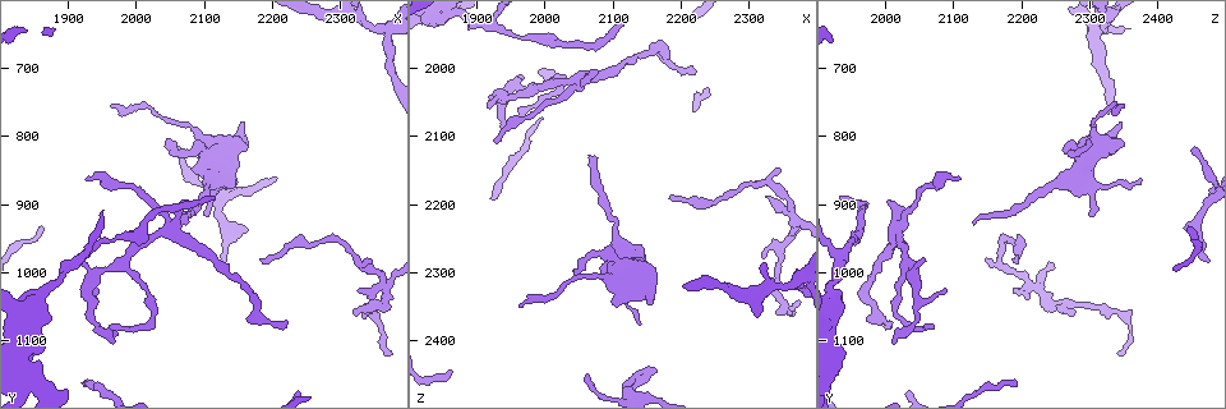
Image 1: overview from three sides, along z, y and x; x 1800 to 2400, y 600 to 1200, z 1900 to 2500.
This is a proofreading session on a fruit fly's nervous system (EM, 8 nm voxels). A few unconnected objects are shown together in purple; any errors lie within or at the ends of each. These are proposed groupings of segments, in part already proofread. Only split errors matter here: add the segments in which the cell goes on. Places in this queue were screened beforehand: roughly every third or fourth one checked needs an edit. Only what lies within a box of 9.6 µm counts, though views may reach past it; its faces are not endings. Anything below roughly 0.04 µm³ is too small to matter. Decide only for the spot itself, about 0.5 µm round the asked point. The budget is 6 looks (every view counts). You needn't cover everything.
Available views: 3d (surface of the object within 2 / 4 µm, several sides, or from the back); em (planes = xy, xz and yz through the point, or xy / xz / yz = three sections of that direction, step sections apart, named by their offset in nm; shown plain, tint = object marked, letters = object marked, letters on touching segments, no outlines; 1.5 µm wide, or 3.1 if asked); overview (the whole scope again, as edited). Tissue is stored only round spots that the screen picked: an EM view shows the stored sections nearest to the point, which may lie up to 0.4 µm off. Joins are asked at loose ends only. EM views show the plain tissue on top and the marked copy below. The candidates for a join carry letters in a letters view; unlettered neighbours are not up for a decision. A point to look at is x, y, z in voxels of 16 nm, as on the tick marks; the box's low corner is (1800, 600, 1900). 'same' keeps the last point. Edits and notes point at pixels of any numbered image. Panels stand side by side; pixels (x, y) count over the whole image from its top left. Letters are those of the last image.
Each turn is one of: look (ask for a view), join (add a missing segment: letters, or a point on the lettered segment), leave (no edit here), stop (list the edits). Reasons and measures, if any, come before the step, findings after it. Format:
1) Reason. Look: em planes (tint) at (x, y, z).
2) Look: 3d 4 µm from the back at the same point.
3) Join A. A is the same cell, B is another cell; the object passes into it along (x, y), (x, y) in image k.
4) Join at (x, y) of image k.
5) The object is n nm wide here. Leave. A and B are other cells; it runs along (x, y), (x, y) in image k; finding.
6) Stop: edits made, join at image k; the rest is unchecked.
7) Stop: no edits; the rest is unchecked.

Thick end. Look: em planes (tint) at (2155, 780, 2350).

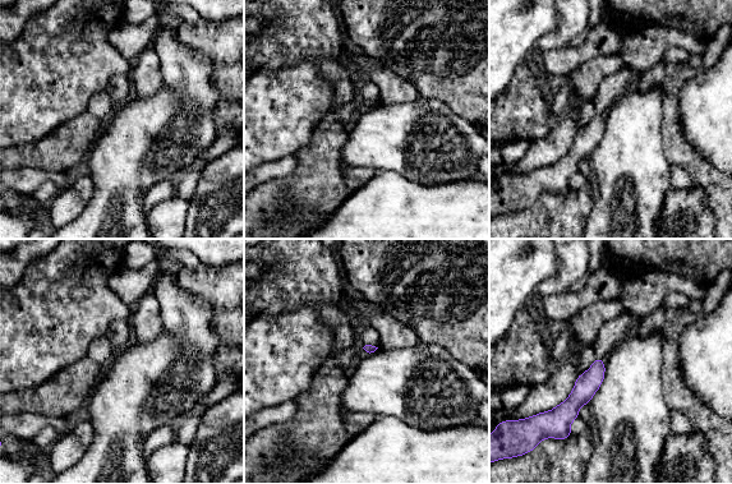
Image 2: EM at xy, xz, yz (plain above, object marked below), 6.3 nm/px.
Look: em planes (letters) at the same point.

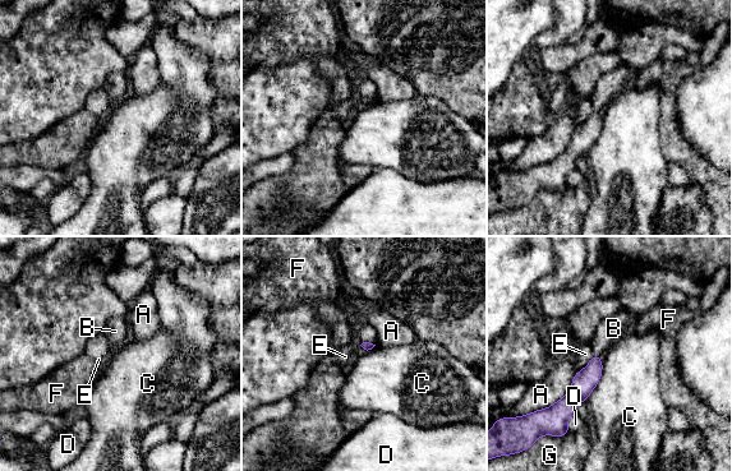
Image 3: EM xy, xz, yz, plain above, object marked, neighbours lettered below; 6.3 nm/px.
Join B. B is the same cell, A, C, D, E, F and G are other cells; the object passes into it along (584, 382), (597, 355), (613, 328) in image 3; the cell continues.

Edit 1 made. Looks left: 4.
Tapers out. Look: em planes (tint) at (2045, 815, 2300).

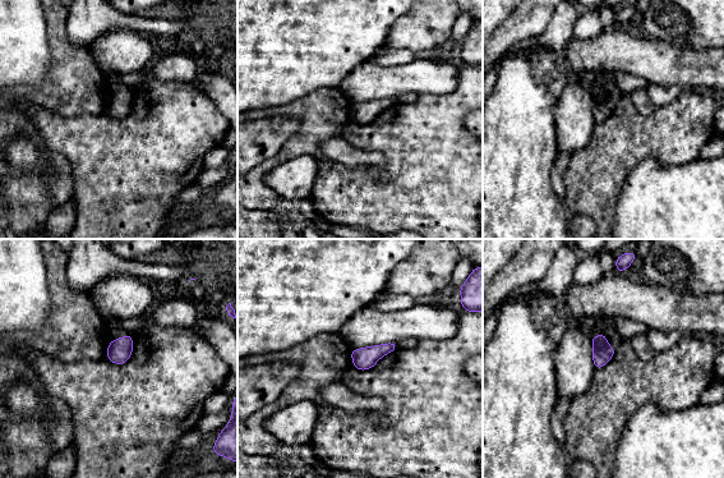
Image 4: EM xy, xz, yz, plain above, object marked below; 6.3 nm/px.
What lies round it. Look: em planes (letters) at the same point.

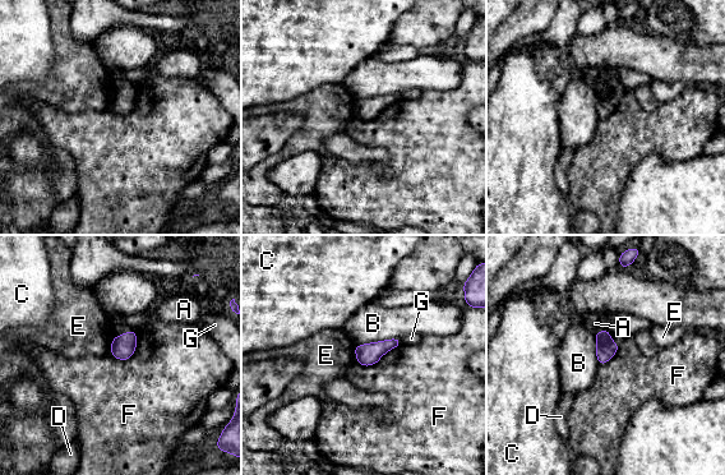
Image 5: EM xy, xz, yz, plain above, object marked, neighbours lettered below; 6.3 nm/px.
Leave. A, B, C, D, E, F and G are other cells; a border runs along (137, 332), (134, 353), (115, 359) in image 5; none of them fits.

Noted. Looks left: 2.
An open end. Look: 3d 2 µm at (1930, 860, 2110).

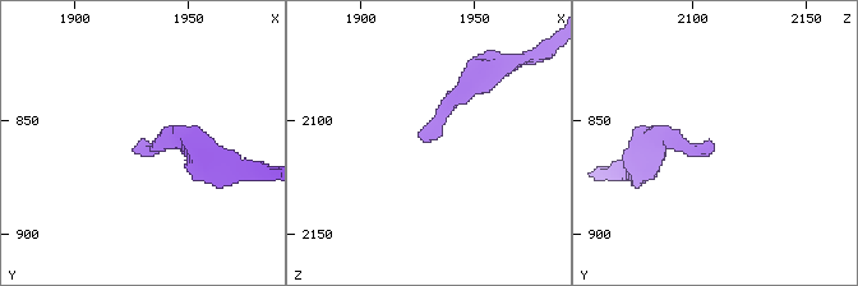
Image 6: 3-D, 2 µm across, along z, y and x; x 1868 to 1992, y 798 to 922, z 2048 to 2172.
Look: em planes (letters) at (1931, 860, 2109).

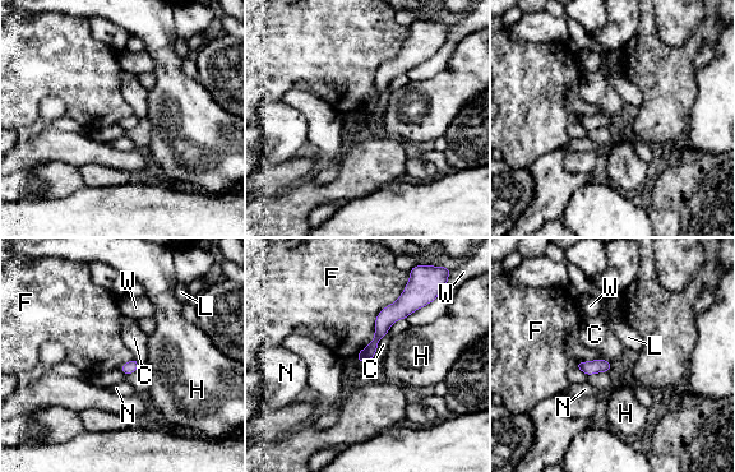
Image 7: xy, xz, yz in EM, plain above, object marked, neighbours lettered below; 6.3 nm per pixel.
Leave. C, F, H, L, N and W are other cells; a border runs along (387, 332), (378, 342), (371, 359) in image 7; no lettered segment goes on from it.

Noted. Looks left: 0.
Stop: edits made, join at image 3; the rest is unchecked.

